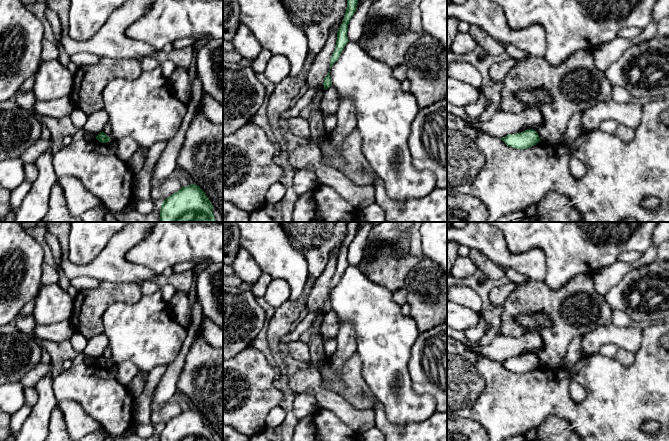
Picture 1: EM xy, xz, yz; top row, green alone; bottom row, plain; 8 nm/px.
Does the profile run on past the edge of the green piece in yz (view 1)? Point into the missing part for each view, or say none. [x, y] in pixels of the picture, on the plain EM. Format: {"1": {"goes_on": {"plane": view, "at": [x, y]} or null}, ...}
{"1": {"goes_on": null}}

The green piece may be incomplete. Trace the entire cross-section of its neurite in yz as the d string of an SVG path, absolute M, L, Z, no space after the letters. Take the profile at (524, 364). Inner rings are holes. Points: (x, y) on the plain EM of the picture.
M527 353L521 357L508 358L501 364L509 371L515 373L528 373L539 367L540 361L534 353Z

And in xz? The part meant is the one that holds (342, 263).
M348 222L347 224L347 232L344 239L343 247L341 248L337 256L336 271L330 282L330 293L333 288L339 283L344 271L349 266L347 261L348 249L357 234L358 223L359 222Z

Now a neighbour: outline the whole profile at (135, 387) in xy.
M139 372L126 386L132 399L138 397L140 393L143 391L147 377L148 377L148 373Z

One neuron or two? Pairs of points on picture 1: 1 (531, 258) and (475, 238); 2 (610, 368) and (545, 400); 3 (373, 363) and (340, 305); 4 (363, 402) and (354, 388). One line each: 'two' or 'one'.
1: one
2: one
3: one
4: one

